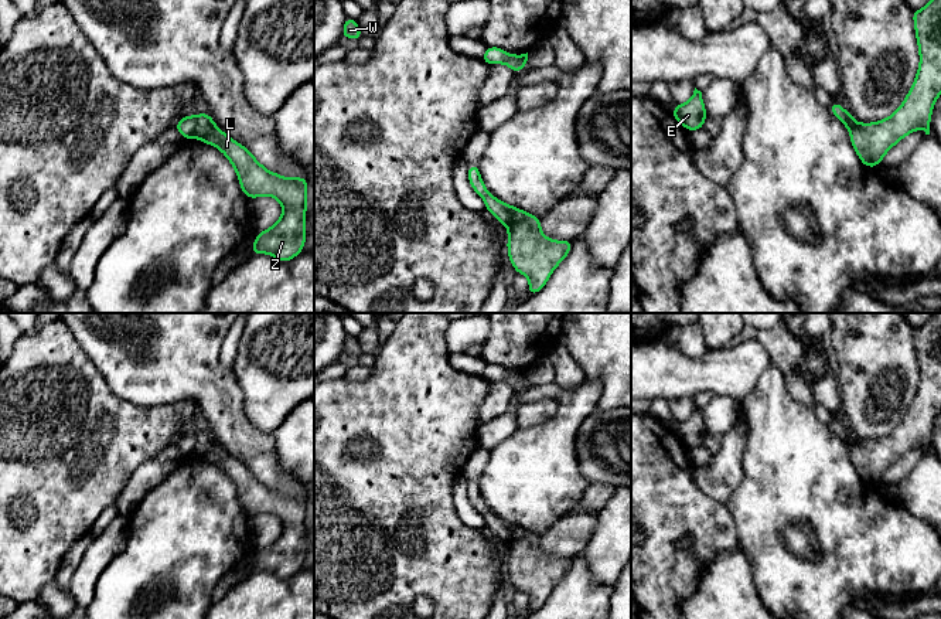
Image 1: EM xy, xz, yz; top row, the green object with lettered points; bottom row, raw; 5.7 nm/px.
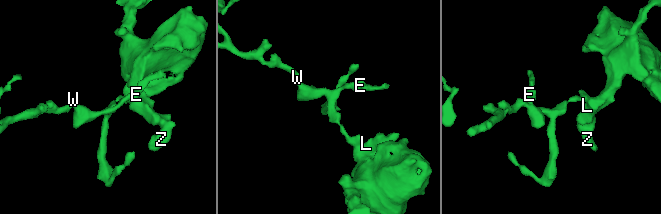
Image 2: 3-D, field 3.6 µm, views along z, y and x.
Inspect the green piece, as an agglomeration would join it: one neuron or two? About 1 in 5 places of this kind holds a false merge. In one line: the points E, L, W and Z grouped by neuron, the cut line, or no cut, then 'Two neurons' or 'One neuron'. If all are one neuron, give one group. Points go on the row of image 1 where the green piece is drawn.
Groups: E W / L Z. Split along xz (528, 214), (508, 227). Two neurons

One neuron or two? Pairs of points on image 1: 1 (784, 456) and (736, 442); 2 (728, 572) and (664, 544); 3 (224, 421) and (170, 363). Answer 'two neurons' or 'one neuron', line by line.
1: two neurons
2: two neurons
3: one neuron

